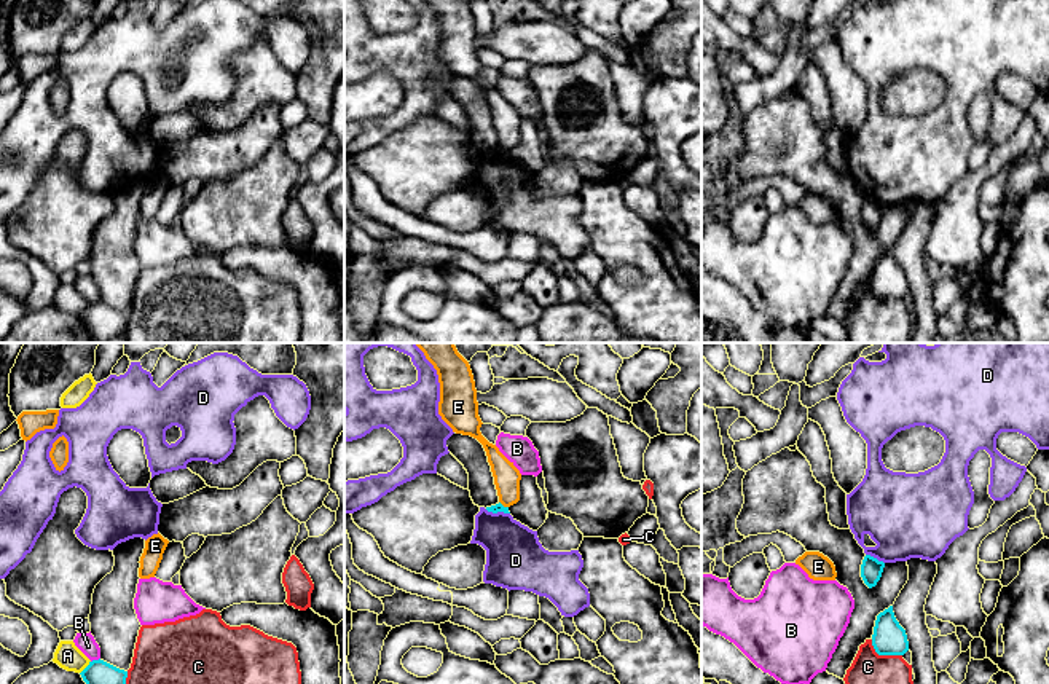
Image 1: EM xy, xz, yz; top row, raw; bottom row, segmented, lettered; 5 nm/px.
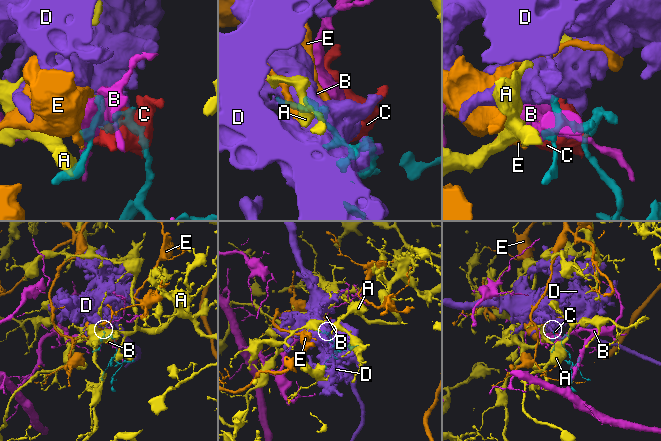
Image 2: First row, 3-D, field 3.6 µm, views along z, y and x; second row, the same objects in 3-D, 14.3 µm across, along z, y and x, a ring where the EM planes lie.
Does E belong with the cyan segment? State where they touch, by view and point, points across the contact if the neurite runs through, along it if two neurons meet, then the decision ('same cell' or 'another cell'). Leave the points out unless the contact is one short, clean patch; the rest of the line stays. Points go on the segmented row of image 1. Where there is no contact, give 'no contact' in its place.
meets cyan in xz at (502, 506); border along xz (499, 501), (507, 507); another cell

